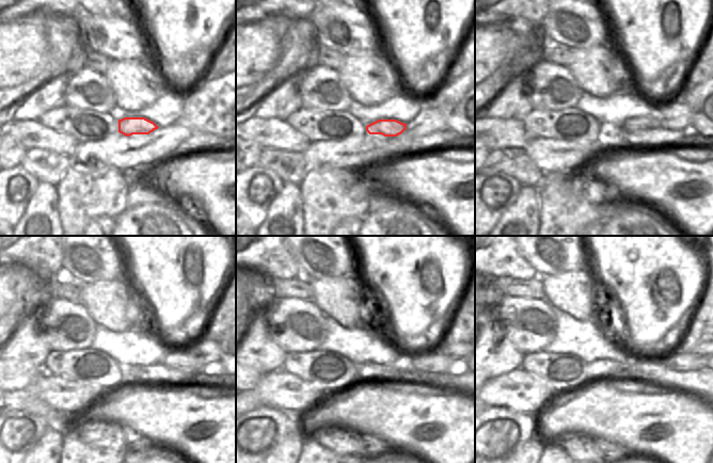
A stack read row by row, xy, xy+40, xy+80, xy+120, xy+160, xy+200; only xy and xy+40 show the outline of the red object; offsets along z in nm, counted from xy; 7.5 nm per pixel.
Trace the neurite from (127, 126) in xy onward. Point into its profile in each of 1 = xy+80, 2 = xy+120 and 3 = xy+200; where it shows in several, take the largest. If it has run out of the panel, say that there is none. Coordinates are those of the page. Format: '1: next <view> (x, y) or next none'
1: next xy+80 (634, 124)
2: next xy+120 (184, 361)
3: next xy+200 (676, 362)

